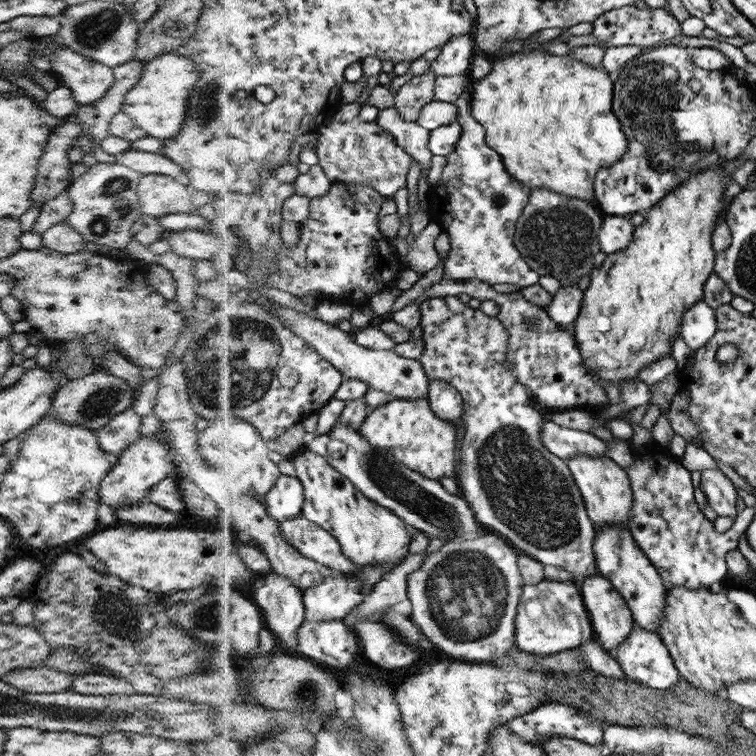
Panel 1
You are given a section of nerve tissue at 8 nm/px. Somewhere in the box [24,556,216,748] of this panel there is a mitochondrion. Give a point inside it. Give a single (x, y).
(115, 607)

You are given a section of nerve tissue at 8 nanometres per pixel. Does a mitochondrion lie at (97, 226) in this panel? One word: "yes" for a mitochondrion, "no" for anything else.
yes

